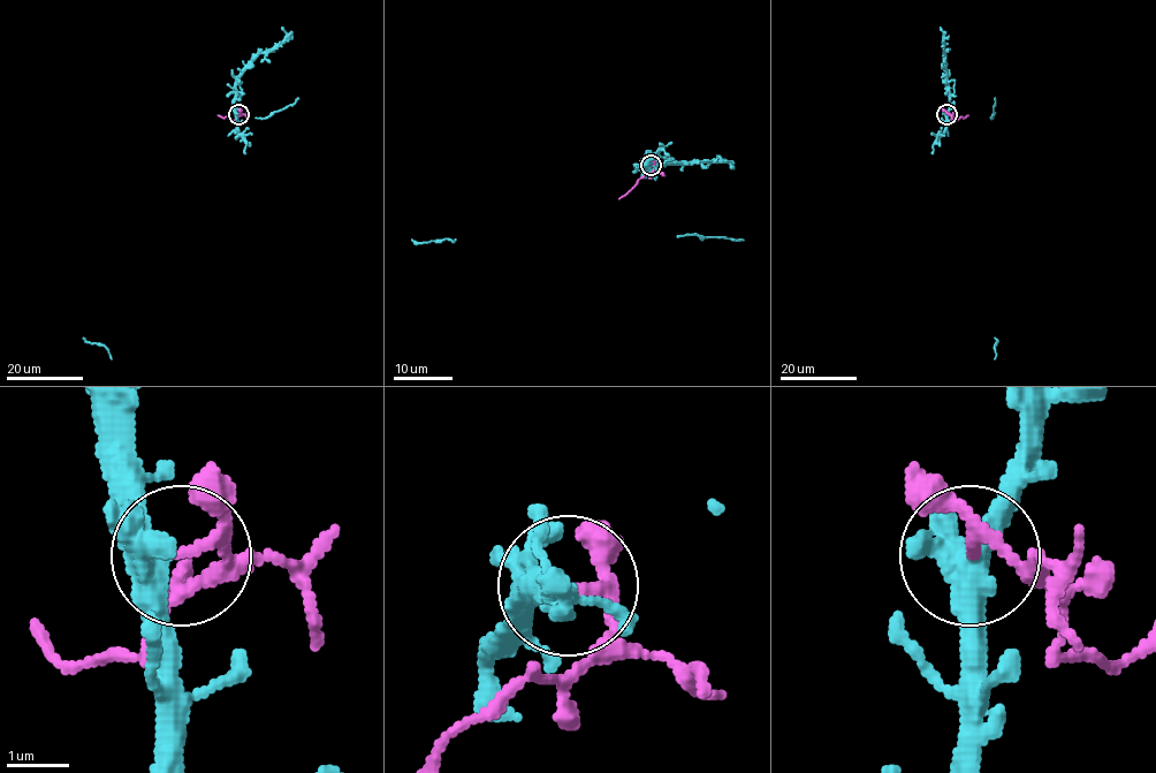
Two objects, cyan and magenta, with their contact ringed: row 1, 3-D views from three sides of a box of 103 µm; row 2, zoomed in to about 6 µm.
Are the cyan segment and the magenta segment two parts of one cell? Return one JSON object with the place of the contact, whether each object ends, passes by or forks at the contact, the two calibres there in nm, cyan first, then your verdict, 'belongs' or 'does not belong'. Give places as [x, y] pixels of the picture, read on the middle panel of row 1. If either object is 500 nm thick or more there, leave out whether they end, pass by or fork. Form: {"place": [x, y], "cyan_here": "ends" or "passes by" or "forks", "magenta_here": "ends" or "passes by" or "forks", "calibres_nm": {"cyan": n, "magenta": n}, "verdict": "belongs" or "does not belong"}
{"place": [651, 165], "cyan_here": "forks", "magenta_here": "passes by", "calibres_nm": {"cyan": 360, "magenta": 150}, "verdict": "does not belong"}

